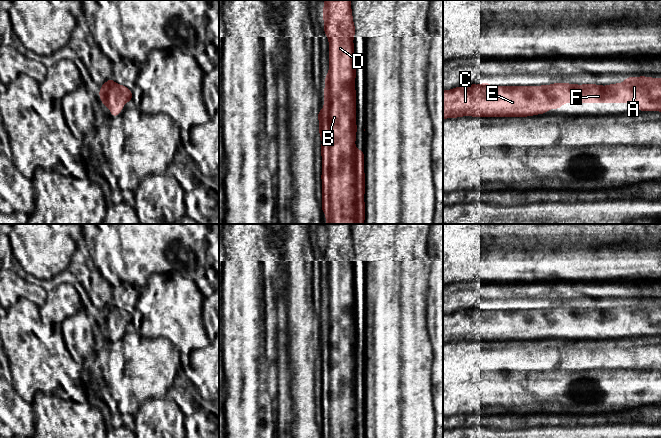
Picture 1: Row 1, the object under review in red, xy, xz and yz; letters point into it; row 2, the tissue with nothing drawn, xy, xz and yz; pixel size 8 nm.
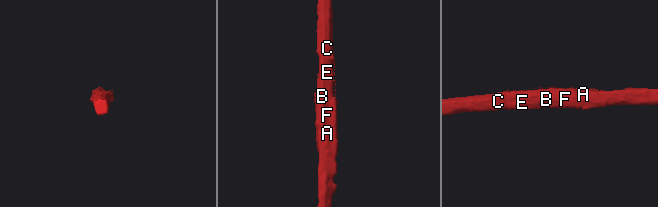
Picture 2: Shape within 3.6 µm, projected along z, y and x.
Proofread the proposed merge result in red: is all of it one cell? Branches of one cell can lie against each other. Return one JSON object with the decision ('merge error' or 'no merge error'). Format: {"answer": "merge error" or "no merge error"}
{"answer": "no merge error"}

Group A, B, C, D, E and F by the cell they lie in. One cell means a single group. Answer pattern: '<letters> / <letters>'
A B C D E F

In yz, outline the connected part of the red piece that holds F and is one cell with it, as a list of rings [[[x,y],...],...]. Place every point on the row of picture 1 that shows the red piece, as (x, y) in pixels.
[[[645,76],[627,77],[623,83],[601,86],[596,84],[554,83],[542,86],[464,85],[443,90],[443,119],[473,117],[527,117],[543,114],[564,103],[634,103],[640,111],[661,112],[661,79]]]

